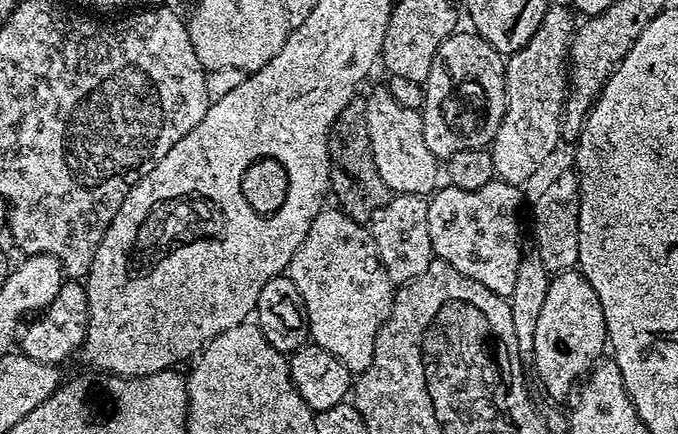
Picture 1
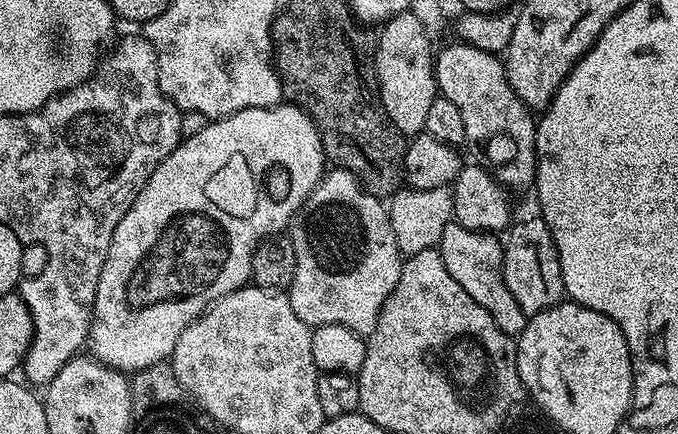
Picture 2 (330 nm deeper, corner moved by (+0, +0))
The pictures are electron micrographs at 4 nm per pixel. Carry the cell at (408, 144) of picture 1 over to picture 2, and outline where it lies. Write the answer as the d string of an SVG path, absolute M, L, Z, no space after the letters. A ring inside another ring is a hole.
M412 10L400 12L387 21L379 29L381 32L380 36L378 32L374 53L382 106L386 110L388 121L408 138L424 132L430 102L434 102L438 95L434 48L432 50L423 22L414 13Z

